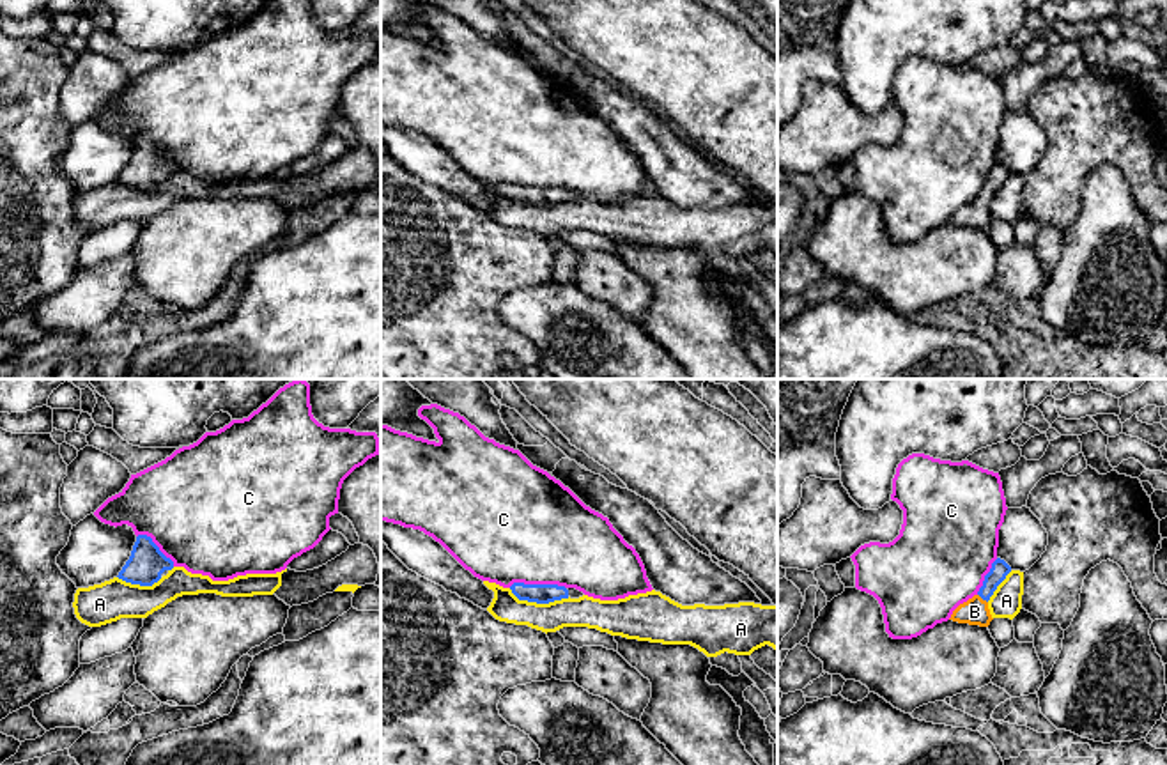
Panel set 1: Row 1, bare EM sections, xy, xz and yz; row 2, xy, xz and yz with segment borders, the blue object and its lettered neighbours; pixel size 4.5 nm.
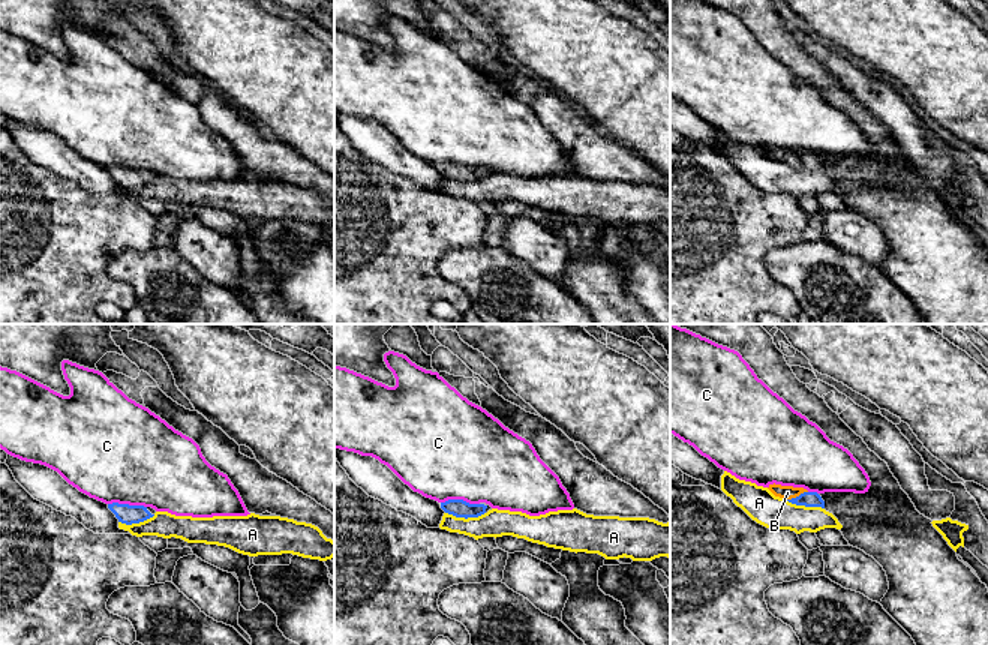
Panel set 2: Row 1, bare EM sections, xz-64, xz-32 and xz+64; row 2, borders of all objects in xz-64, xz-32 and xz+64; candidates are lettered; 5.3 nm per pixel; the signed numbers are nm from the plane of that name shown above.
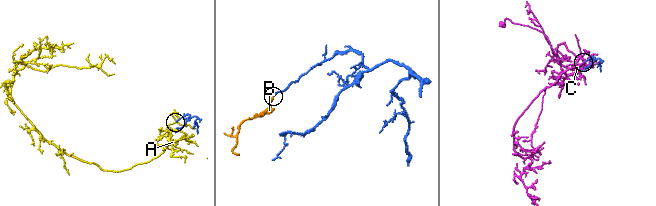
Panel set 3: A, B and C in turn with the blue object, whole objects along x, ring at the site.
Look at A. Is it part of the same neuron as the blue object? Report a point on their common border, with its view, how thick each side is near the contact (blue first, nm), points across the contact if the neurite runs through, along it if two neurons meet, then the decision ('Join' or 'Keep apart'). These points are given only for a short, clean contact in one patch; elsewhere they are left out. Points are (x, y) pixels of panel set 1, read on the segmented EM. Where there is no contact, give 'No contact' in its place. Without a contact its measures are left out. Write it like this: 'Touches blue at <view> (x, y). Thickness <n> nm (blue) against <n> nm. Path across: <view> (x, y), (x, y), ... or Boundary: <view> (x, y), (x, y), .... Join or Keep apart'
Touches blue at xz (539, 602). Thickness 100 nm (blue) against 140 nm. Boundary: xz (509, 588), (519, 599), (537, 602), (569, 597). Keep apart

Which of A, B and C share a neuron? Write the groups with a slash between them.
A / B / C

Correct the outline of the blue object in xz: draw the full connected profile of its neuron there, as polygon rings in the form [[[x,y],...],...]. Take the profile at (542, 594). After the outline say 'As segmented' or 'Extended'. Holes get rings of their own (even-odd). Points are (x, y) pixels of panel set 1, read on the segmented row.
[[[514,583],[510,590],[519,600],[528,600],[537,604],[549,604],[554,600],[568,599],[568,590],[558,584]]]. As segmented

